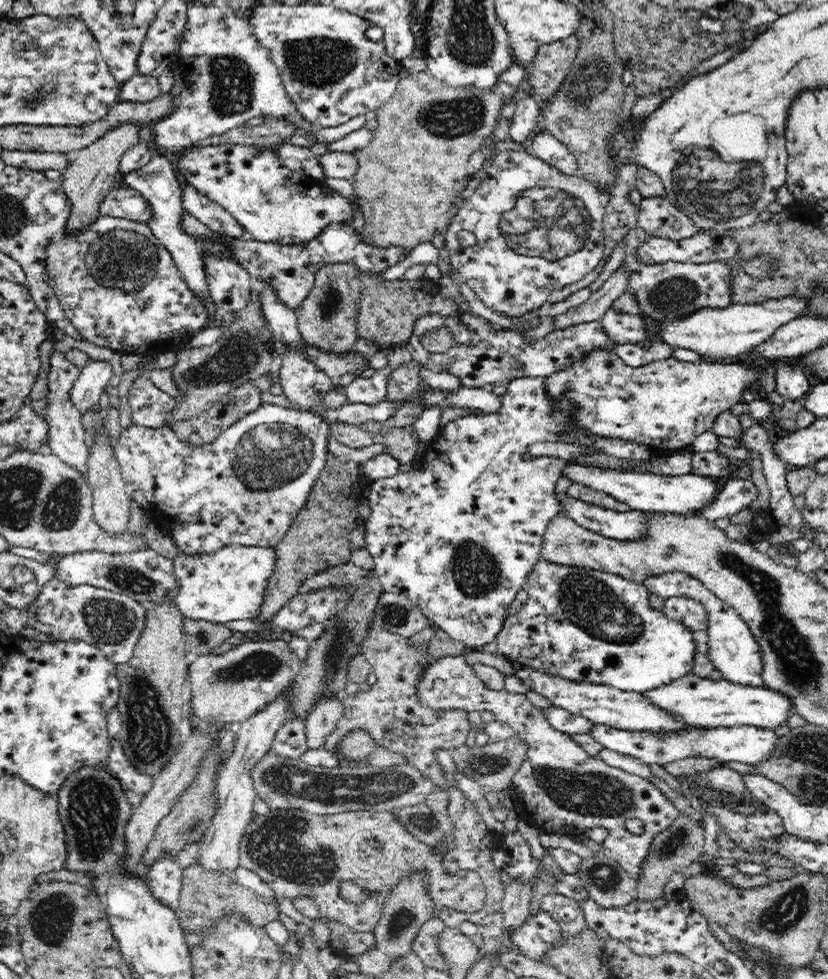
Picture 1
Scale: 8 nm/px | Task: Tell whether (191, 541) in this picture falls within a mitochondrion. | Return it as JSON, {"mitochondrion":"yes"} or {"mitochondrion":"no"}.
{"mitochondrion":"no"}

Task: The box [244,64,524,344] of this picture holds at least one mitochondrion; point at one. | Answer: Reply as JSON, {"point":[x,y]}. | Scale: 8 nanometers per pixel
{"point":[455,118]}

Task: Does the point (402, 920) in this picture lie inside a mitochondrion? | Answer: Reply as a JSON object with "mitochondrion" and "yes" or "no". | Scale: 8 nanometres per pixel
{"mitochondrion":"yes"}

